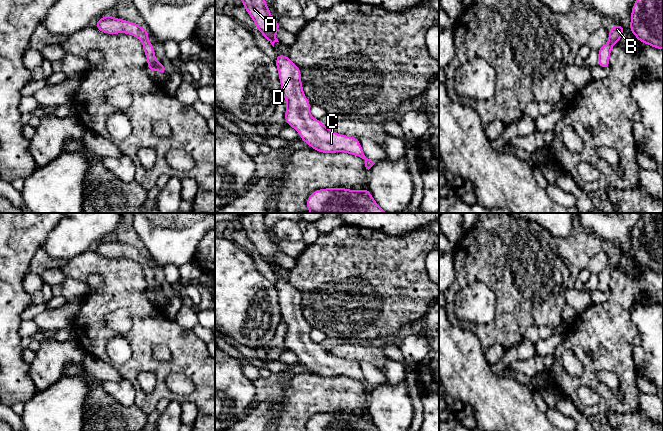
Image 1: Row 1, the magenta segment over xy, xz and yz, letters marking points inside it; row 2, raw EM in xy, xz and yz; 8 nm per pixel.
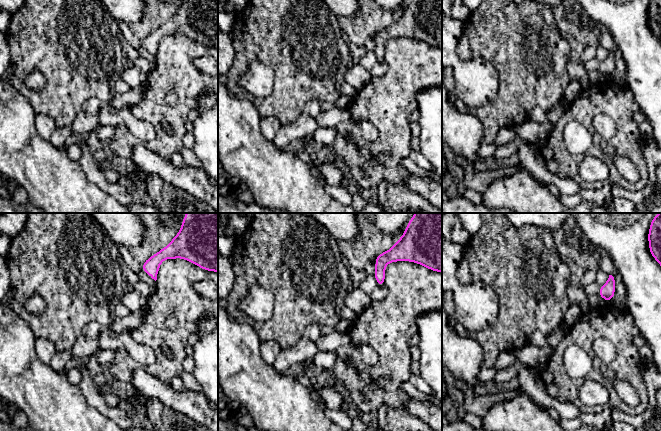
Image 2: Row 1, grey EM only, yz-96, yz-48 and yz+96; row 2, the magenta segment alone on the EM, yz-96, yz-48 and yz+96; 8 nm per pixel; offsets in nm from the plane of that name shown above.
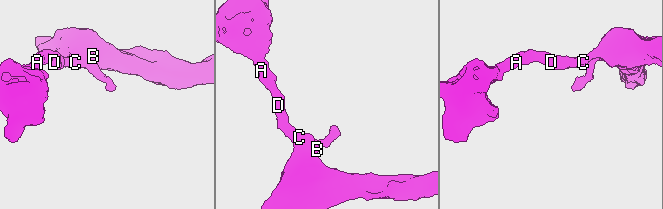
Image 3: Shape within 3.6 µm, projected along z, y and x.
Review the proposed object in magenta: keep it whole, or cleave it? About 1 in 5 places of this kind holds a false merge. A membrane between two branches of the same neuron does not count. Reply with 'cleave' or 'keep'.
keep

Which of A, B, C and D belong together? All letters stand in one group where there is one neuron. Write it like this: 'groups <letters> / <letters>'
groups A B C D

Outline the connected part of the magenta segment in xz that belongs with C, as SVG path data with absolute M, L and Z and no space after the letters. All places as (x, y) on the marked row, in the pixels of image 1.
M279 53L275 64L281 83L281 95L287 101L286 124L293 127L299 133L301 140L312 149L321 153L345 152L358 156L365 160L365 167L369 170L375 163L364 155L358 138L338 134L311 116L311 103L303 92L299 67L289 56Z

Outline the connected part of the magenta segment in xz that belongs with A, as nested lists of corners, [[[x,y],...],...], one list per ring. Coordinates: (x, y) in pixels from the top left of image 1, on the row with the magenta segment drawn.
[[[241,0],[249,16],[253,19],[255,27],[274,47],[275,42],[279,42],[276,38],[276,31],[281,25],[271,16],[270,8],[265,0]]]

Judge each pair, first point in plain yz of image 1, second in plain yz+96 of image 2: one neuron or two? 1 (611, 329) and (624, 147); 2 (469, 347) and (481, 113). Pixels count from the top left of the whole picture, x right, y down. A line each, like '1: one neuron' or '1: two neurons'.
1: one neuron
2: two neurons

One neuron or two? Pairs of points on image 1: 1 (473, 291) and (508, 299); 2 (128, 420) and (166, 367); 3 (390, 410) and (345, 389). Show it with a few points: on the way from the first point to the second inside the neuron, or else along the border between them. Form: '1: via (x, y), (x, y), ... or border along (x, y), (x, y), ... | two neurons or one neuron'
1: border along (477, 281), (483, 282), (495, 296), (493, 319) | two neurons
2: border along (134, 405), (147, 415) | two neurons
3: border along (369, 394), (365, 411) | two neurons

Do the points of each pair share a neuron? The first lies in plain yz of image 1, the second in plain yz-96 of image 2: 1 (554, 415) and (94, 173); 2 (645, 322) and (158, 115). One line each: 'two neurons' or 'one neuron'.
1: one neuron
2: two neurons

